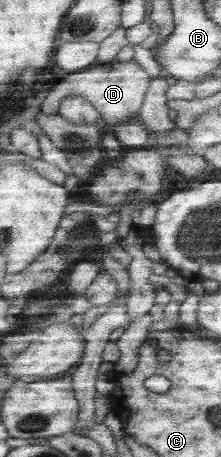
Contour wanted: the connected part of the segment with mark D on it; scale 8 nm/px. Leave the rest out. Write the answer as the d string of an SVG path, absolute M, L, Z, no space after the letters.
M115 59L101 65L94 64L84 71L64 75L56 81L41 103L41 111L53 115L58 112L63 101L70 96L82 96L99 111L105 124L112 128L137 118L151 81L152 79L145 72L143 66L134 59L129 62Z

